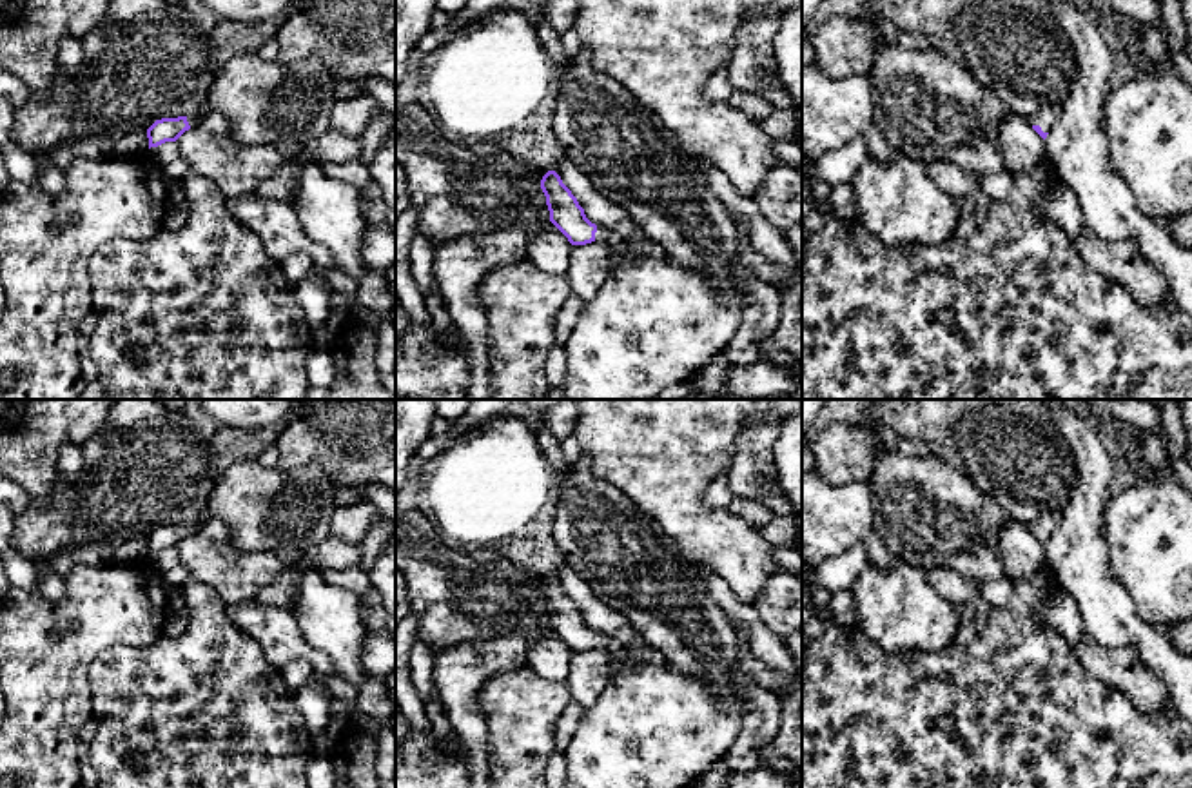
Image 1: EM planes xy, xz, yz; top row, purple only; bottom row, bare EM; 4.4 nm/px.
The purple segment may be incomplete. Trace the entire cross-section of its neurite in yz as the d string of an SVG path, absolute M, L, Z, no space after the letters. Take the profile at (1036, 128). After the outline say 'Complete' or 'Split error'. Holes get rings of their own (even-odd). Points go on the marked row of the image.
M1045 105L1029 122L1032 123L1032 129L1045 140L1060 116L1061 105Z. Split error

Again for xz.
M548 171L542 176L541 189L546 196L550 222L572 245L586 245L591 241L610 243L613 240L610 229L597 227L586 218L584 209L555 171Z. Split error

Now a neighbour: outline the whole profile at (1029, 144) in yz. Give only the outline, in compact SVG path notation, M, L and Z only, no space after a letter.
M1007 116L998 127L996 138L1005 171L1014 176L1031 172L1032 165L1047 154L1045 140L1021 116Z

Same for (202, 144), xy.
M207 111L201 122L176 142L191 171L212 180L225 198L254 192L263 180L292 160L312 163L303 153L285 156L272 145L236 143L225 116L216 111Z

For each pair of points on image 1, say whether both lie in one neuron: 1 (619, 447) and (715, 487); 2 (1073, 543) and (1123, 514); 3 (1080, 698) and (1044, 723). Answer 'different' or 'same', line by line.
1: different
2: different
3: same

